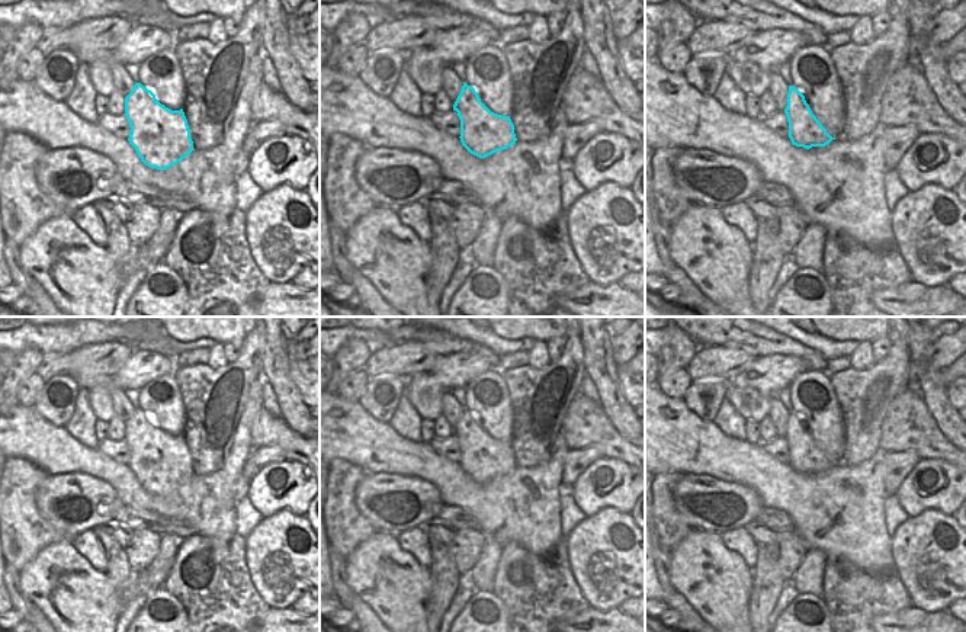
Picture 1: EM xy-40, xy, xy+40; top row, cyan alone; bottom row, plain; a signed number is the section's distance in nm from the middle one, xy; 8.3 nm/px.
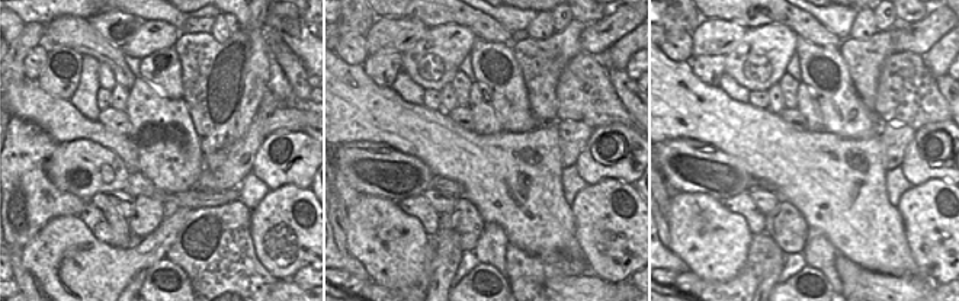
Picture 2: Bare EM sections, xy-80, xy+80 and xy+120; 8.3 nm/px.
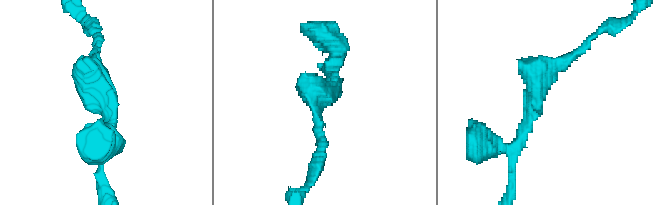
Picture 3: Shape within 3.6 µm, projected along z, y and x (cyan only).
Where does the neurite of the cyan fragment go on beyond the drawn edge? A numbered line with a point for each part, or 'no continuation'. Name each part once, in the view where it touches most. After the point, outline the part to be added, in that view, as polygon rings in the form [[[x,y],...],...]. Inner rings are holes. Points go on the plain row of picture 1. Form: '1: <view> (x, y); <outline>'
no continuation

